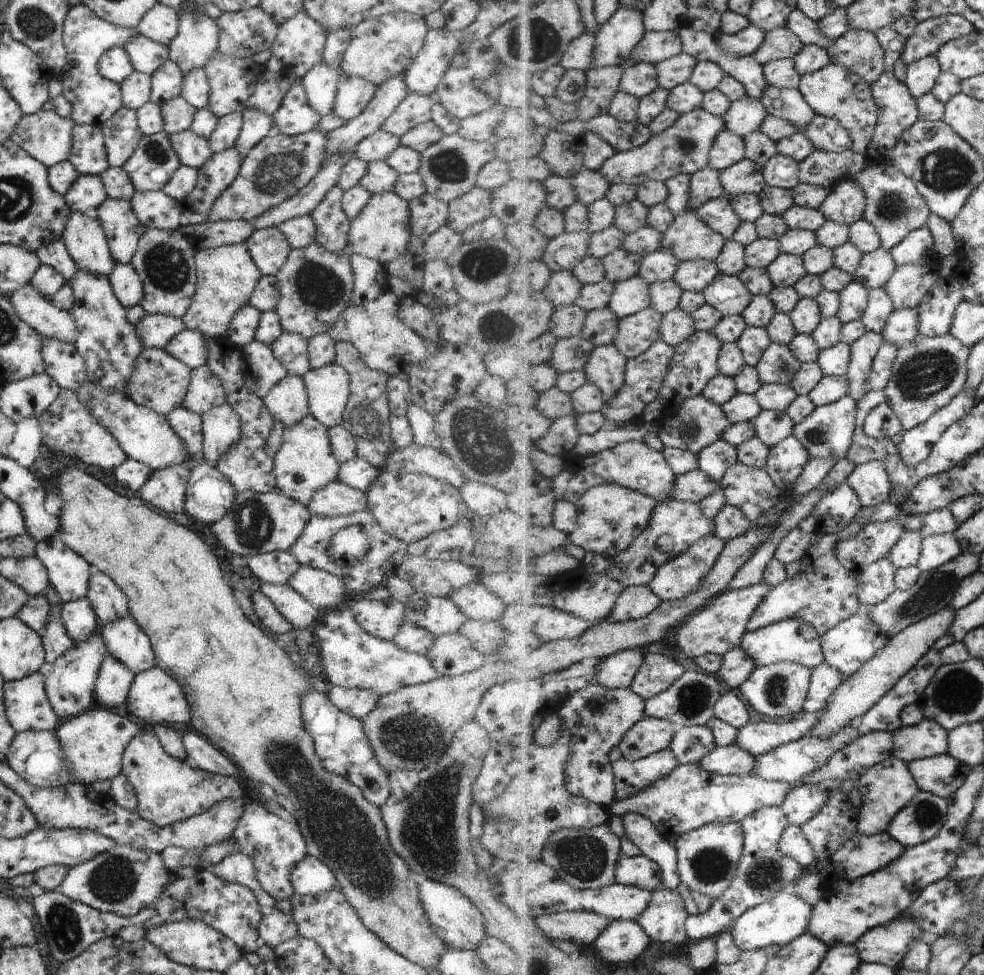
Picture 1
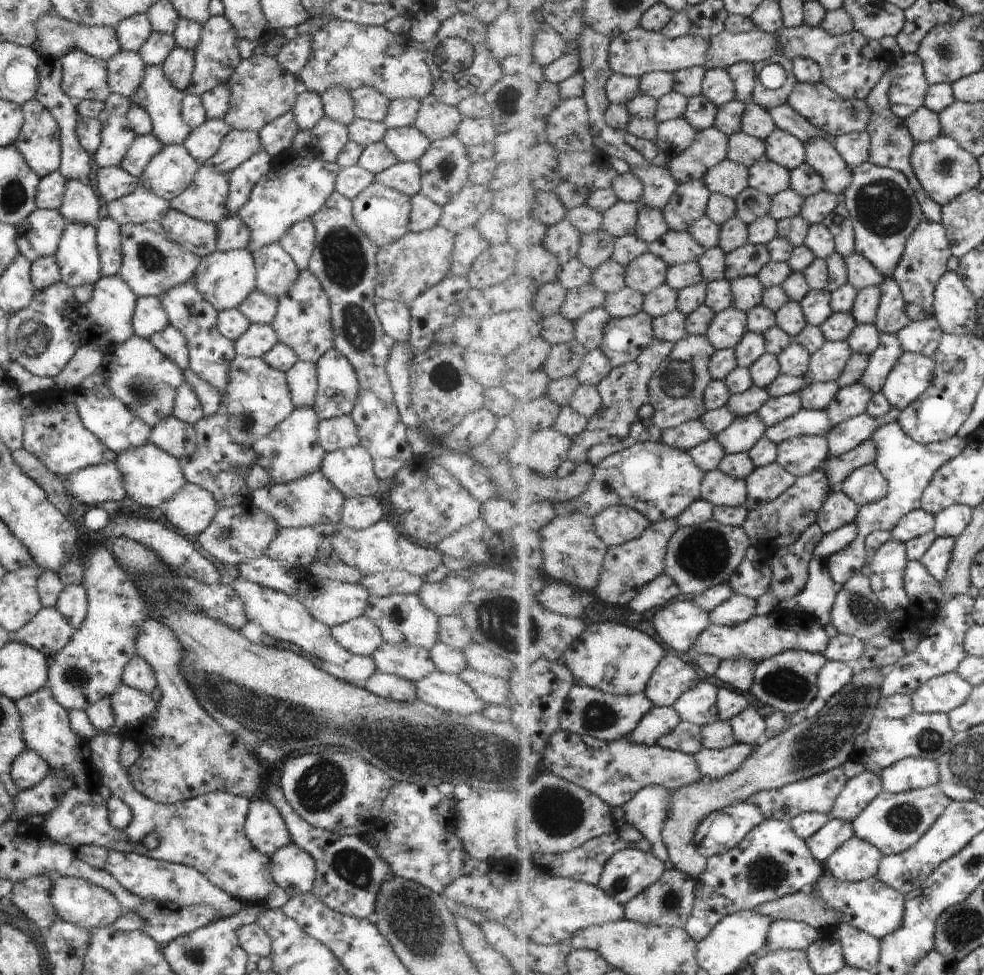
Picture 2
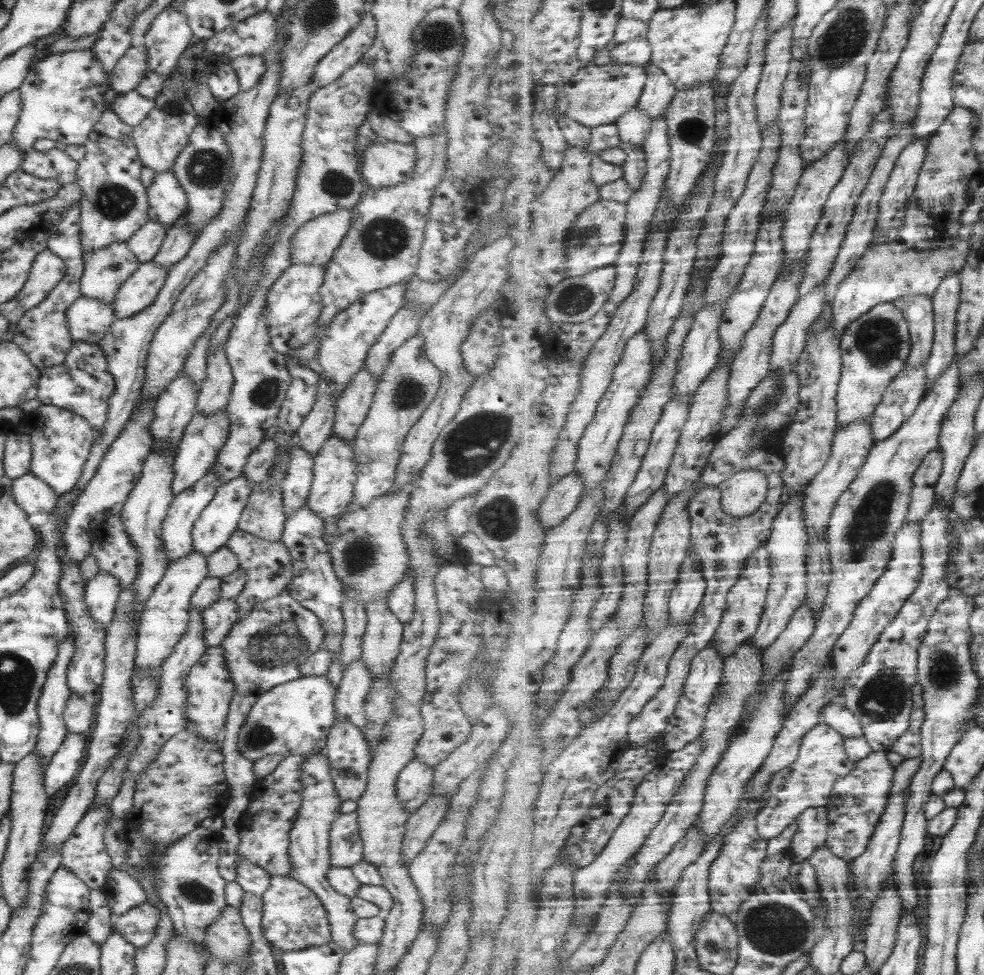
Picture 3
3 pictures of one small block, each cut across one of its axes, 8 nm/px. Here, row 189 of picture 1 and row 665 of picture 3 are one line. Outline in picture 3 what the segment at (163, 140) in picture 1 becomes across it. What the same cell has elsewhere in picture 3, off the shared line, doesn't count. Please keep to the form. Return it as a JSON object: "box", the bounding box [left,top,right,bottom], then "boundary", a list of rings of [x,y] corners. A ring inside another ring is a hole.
{"box":[134,550,207,672],"boundary":[[[189,550],[187,556],[177,558],[166,566],[161,580],[155,584],[149,598],[145,599],[145,607],[142,608],[139,626],[136,627],[136,647],[134,668],[141,672],[153,672],[160,668],[161,663],[171,652],[181,634],[187,630],[190,622],[190,598],[197,585],[207,577],[206,558],[197,554],[195,550]]]}

